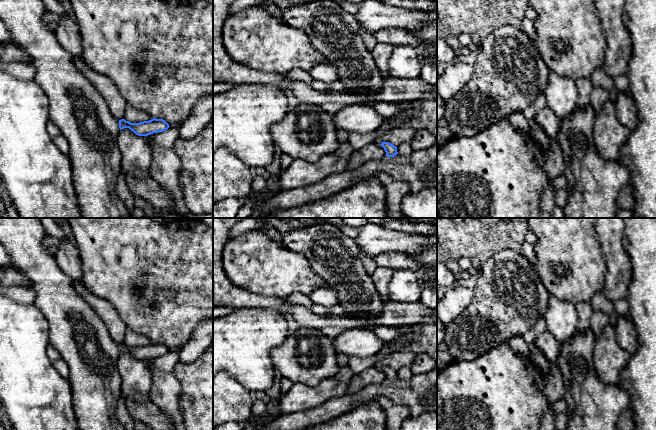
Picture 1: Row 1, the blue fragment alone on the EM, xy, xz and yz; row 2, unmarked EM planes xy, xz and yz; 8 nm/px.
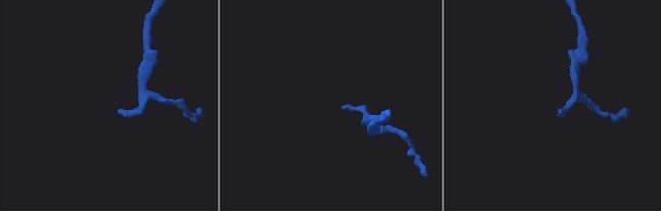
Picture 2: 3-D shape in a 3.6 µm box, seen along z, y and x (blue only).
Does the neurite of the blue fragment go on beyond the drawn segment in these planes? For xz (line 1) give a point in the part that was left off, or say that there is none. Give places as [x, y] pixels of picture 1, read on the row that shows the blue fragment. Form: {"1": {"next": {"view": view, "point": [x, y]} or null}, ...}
{"1": {"next": null}}

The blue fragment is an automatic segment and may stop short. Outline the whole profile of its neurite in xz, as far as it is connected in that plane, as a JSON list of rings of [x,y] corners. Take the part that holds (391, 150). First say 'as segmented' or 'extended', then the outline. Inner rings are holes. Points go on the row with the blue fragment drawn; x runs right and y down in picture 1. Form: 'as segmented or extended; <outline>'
as segmented; [[[382,142],[380,145],[384,148],[384,150],[386,152],[385,156],[394,157],[395,155],[398,154],[397,147],[392,145],[391,143],[389,143],[389,142]]]

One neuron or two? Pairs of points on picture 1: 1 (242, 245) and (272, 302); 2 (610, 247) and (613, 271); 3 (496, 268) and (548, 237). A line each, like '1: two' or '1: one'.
1: two
2: one
3: two

